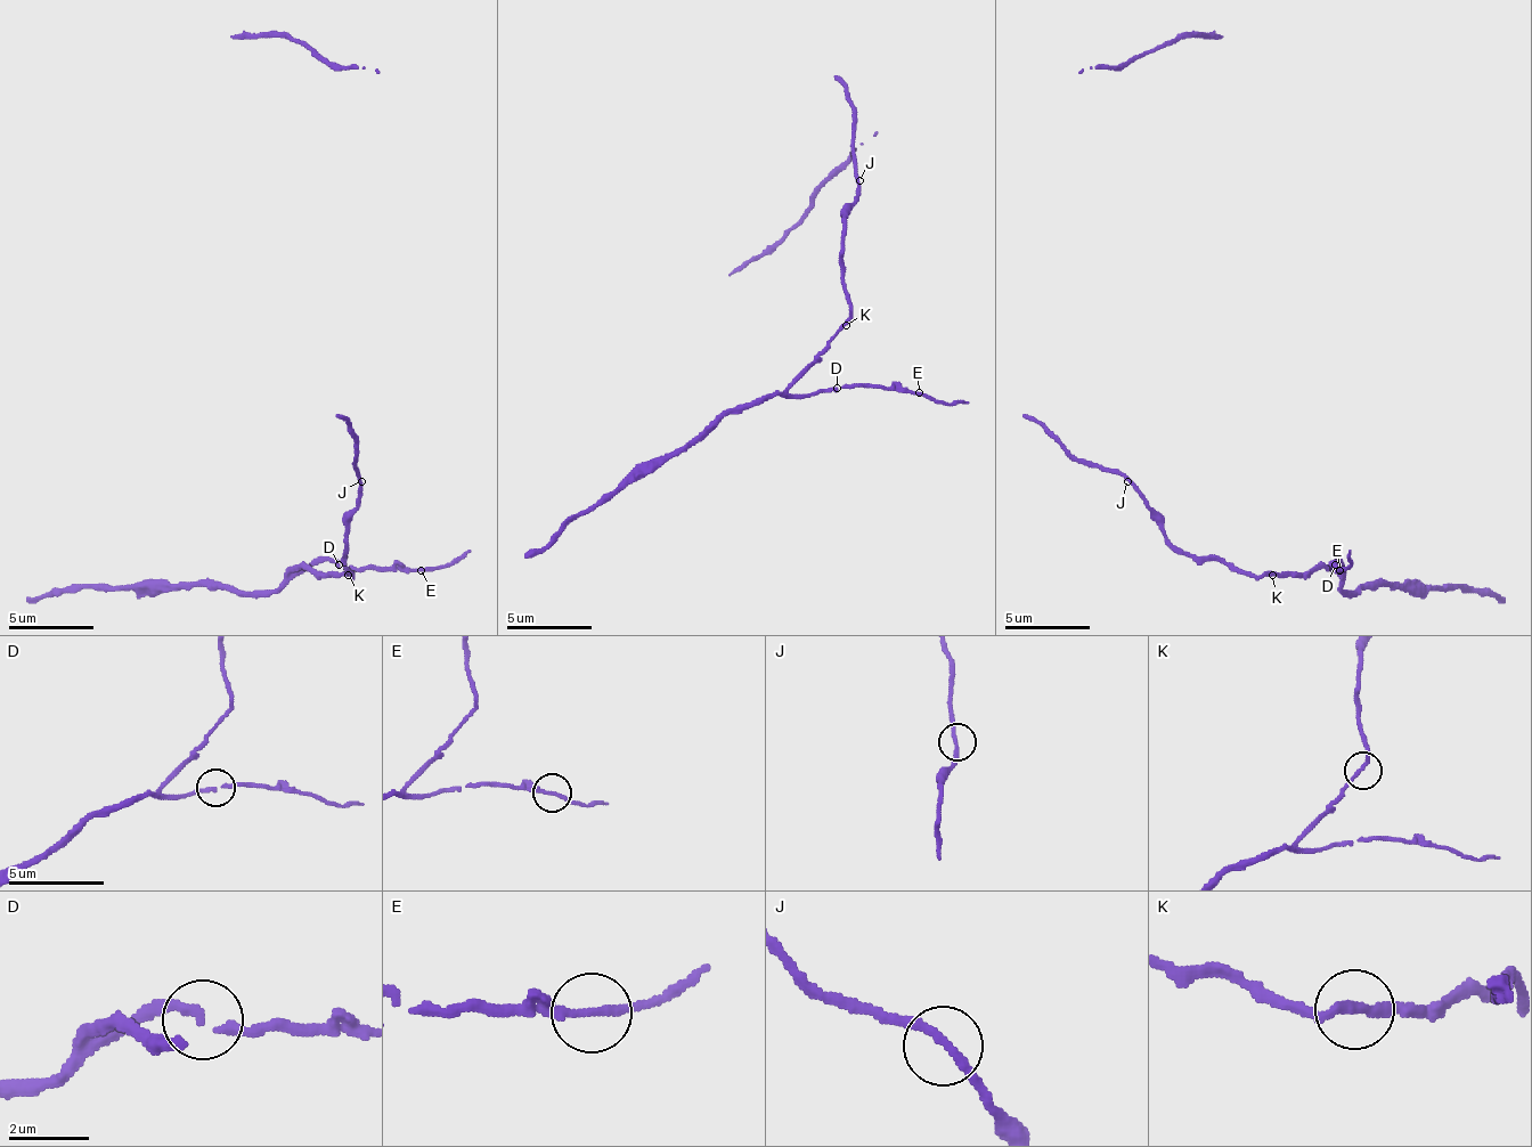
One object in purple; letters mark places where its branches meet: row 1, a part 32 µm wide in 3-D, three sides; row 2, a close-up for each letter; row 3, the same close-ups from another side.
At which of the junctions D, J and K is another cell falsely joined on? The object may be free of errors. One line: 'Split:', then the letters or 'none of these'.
Split: none of these

